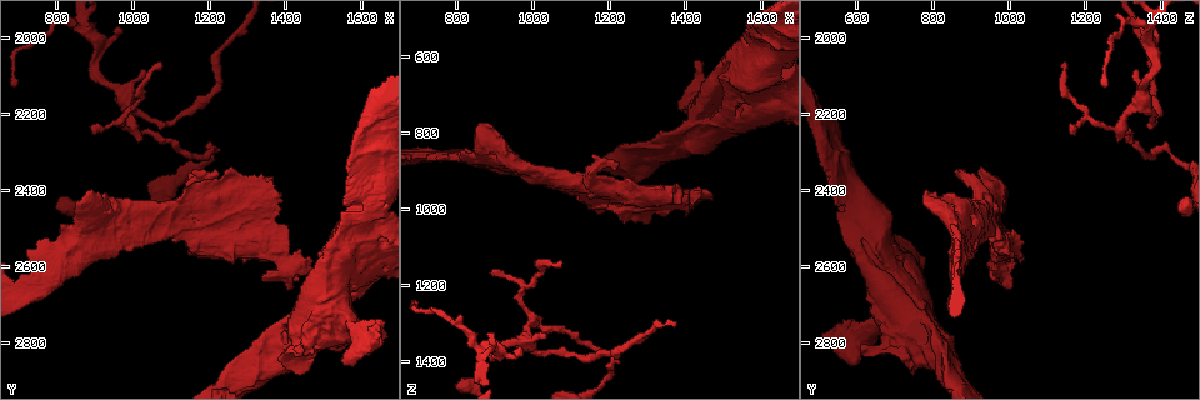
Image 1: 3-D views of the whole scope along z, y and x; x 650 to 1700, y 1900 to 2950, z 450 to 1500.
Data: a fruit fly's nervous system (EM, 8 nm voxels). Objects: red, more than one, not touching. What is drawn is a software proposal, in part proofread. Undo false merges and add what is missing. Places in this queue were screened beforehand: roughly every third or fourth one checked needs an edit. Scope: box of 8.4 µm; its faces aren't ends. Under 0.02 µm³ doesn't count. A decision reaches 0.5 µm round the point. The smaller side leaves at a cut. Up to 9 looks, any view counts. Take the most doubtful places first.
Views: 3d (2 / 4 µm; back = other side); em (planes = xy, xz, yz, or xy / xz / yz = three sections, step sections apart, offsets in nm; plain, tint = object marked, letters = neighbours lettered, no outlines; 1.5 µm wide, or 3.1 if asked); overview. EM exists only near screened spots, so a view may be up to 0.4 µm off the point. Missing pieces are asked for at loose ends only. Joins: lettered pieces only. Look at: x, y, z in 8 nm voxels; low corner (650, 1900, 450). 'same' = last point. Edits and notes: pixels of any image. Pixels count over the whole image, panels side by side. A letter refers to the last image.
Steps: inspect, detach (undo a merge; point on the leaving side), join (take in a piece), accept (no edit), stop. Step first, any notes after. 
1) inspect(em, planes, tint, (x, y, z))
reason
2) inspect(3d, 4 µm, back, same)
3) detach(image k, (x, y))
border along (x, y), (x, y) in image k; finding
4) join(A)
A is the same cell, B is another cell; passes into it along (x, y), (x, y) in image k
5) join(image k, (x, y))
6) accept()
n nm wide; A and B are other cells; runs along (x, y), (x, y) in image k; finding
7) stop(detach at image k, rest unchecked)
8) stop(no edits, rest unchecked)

inspect(3d, 2 µm, (935, 2450, 870))
sharp bend

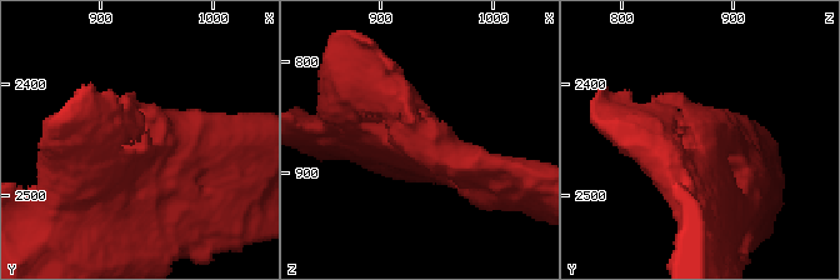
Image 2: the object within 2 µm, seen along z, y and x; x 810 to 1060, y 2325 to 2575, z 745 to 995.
inspect(em, planes, tint, (934, 2448, 868))
3 arms; arms of 260, 280, 300 nm; shape alone is not enough

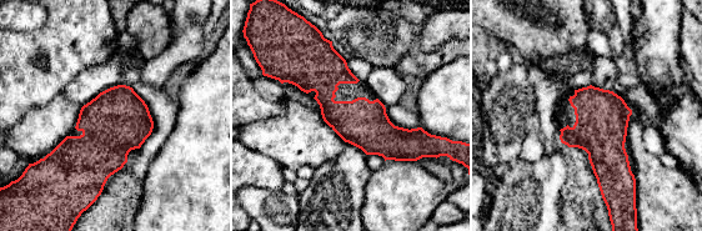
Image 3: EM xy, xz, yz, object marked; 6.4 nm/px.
inspect(em, planes, letters, same)

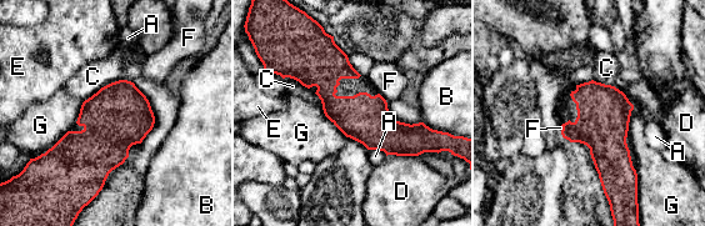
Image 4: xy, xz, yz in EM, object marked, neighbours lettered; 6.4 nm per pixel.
accept()
C touches over 320 nm; A, B, C, D, E, F and G are other cells; border along (633, 109), (626, 137), (629, 151) in image 4; all the same cell

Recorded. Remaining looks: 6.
inspect(3d, 2 µm, (1425, 2820, 610))
branch stops here

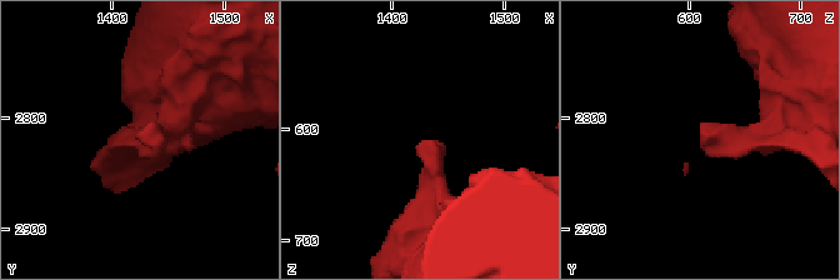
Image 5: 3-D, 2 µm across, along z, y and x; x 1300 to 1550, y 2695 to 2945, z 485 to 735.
inspect(em, planes, letters, (1422, 2814, 614))
now the EM

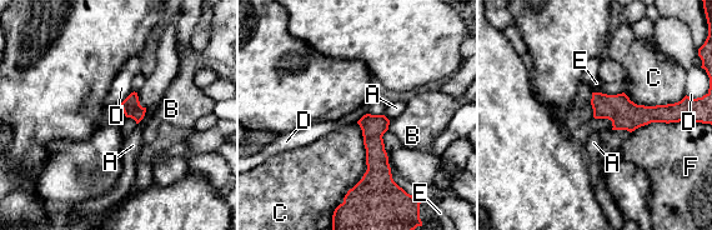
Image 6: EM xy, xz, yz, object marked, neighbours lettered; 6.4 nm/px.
accept()
C touches over 550 nm; A, B, C, D, E and F are other cells; border along (592, 91), (602, 94), (623, 93) in image 6; no lettered piece goes on from it

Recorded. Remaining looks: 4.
inspect(em, xz, step 4, plain, (1205, 2300, 1400))
abrupt turn

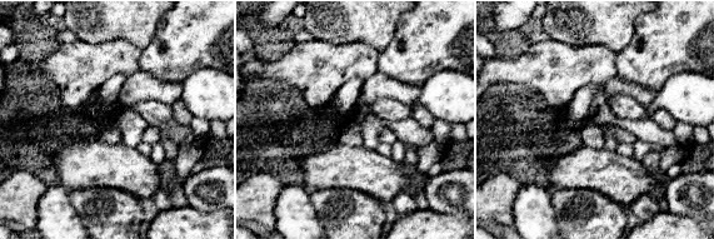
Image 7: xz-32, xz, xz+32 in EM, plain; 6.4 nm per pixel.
inspect(em, xz, step 4, letters, same)

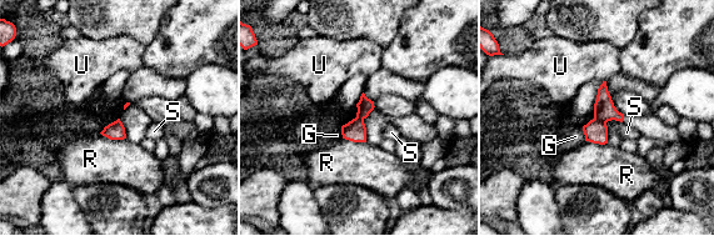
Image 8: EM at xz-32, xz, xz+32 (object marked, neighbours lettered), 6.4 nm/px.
detach(image 8, (595, 131))
70 nm wide; G, R, S and U are other cells; a second cell is stuck on

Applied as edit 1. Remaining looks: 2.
inspect(em, planes, letters, (1210, 2365, 895))

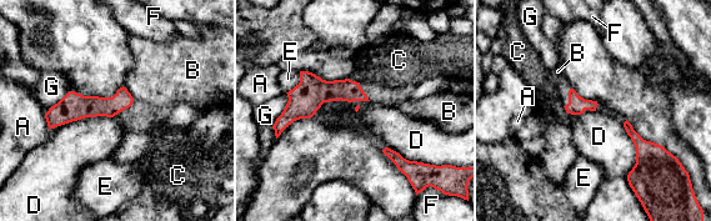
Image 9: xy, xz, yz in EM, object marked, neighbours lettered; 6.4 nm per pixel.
join(C)
120 nm wide; D touches over 440 nm; C is the same cell, A, B, D, E, F and G are other cells; the cell continues

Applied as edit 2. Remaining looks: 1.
stop(detach at image 8, join at image 9, rest unchecked)

